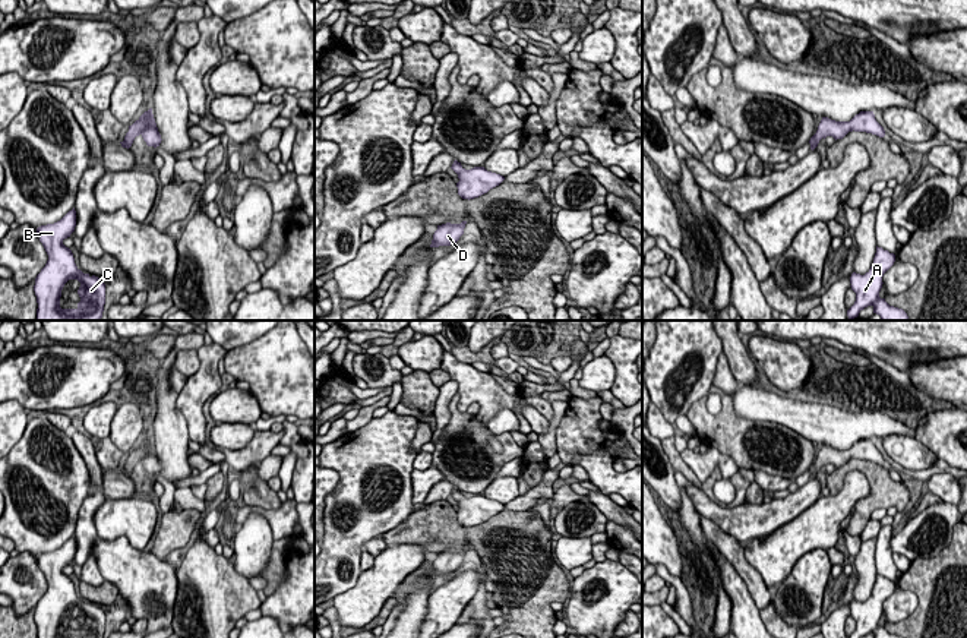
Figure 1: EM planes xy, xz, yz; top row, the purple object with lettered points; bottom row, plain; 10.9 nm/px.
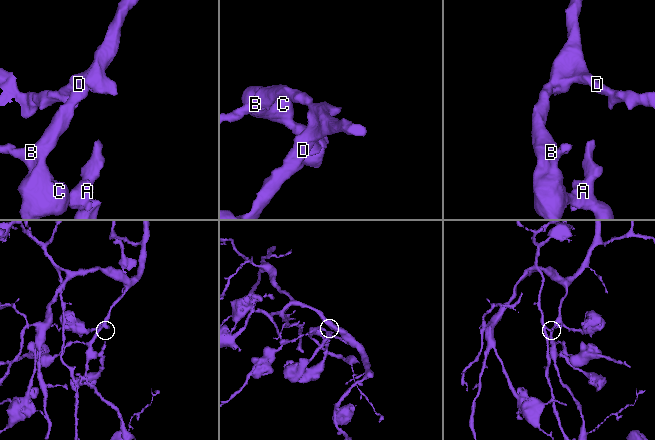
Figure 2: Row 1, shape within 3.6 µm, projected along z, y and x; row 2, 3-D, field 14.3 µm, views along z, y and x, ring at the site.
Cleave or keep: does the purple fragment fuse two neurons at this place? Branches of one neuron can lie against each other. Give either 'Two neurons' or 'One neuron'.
One neuron

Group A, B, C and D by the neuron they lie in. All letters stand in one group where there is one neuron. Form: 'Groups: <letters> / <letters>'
Groups: A B C D

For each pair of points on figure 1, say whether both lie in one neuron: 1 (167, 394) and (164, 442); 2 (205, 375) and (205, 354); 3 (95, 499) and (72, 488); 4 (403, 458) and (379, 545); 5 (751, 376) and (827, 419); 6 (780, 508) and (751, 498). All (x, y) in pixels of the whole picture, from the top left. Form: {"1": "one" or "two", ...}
{"1": "one", "2": "one", "3": "two", "4": "two", "5": "two", "6": "two"}

